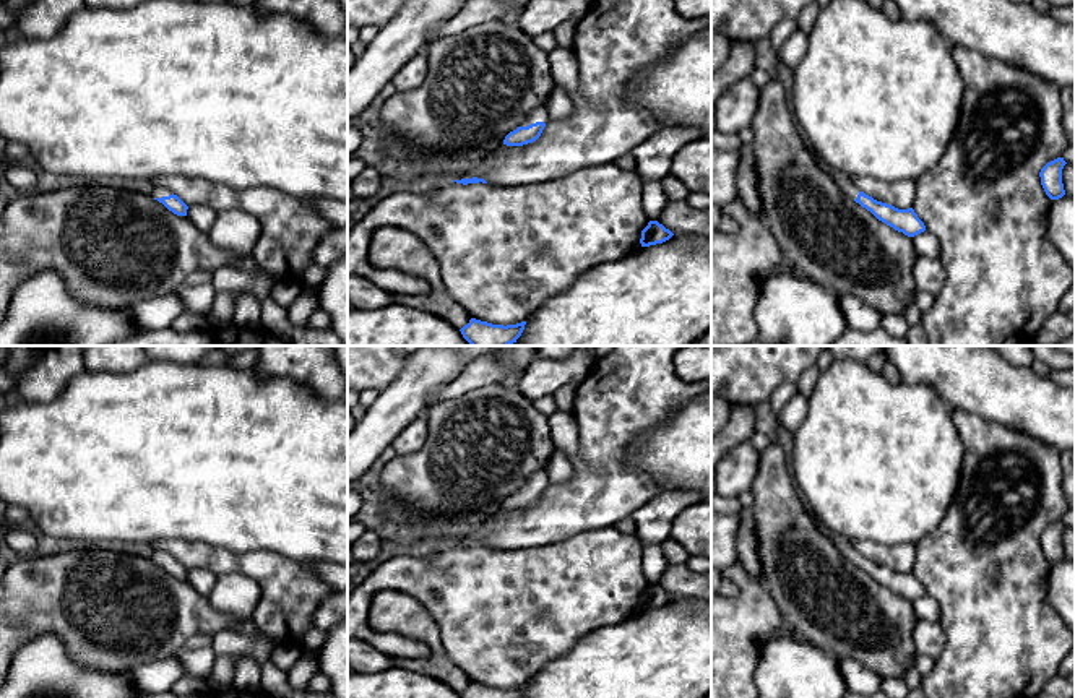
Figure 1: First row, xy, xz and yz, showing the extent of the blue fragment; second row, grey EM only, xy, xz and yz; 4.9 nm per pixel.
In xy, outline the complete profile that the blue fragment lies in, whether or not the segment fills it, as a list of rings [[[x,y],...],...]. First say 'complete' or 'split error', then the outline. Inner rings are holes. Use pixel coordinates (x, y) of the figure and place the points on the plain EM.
split error; [[[154,550],[151,554],[151,560],[162,567],[169,575],[172,575],[177,580],[187,580],[188,570],[177,560],[174,558],[169,552],[166,550]]]

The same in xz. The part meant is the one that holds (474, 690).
complete; [[[471,682],[460,695],[461,698],[521,698],[525,688],[526,685],[503,690]]]

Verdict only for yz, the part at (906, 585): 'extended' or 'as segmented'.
extended

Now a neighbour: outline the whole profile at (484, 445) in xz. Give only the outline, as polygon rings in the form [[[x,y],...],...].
[[[500,383],[473,390],[463,396],[434,403],[425,411],[429,432],[422,446],[406,456],[393,456],[380,471],[380,506],[388,516],[398,508],[416,510],[412,523],[435,524],[438,532],[474,528],[458,524],[447,516],[474,511],[479,506],[505,500],[521,490],[526,480],[546,469],[555,446],[549,417],[515,386]]]

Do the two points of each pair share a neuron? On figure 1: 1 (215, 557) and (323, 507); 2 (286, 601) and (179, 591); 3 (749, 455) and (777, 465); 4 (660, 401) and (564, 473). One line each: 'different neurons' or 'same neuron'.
1: different neurons
2: different neurons
3: different neurons
4: different neurons

